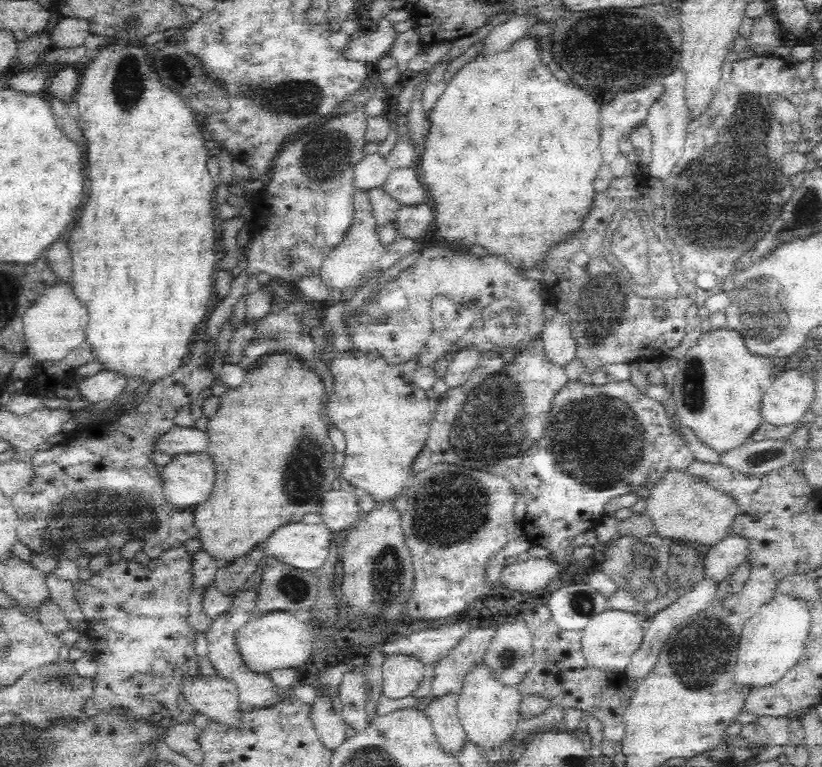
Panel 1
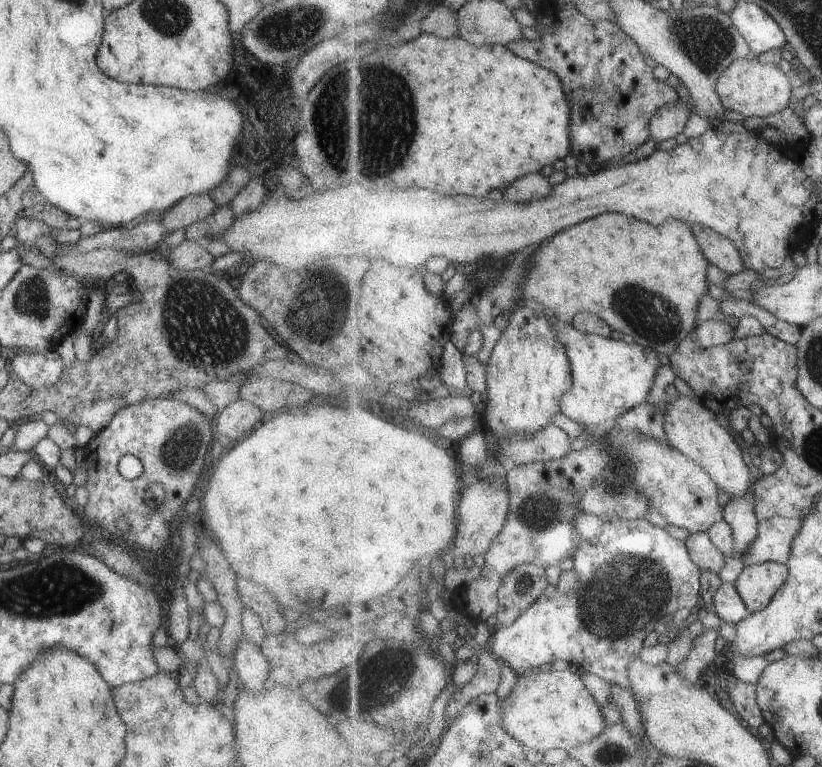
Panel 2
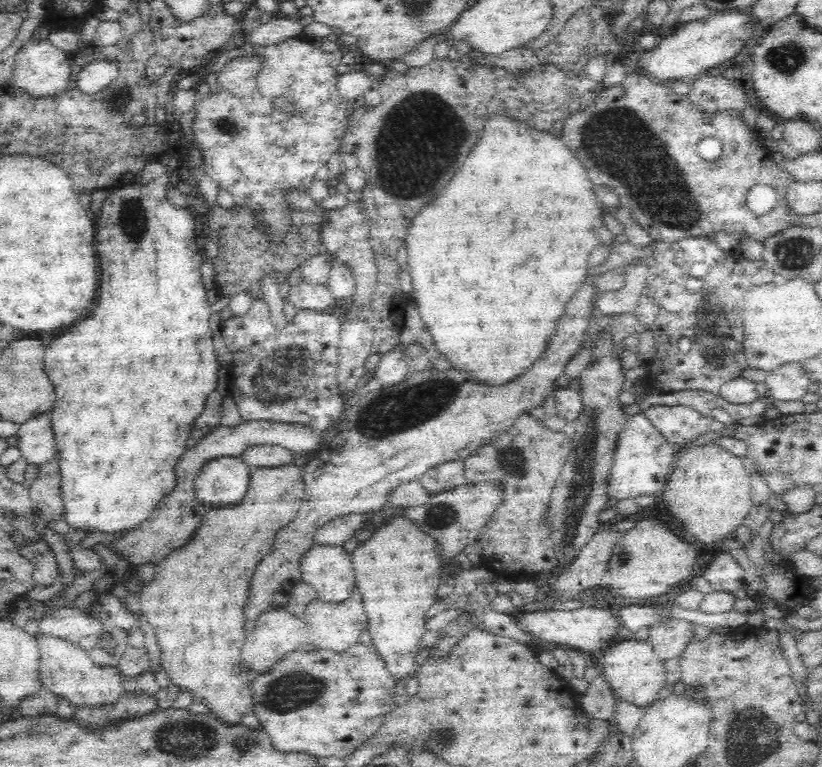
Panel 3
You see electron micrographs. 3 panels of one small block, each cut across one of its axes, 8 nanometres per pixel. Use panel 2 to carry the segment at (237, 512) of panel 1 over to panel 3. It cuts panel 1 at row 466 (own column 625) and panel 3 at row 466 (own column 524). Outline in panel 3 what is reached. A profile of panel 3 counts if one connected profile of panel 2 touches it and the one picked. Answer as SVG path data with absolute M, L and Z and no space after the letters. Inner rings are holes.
M300 465L252 470L243 501L234 508L209 508L196 538L156 566L154 580L138 594L140 611L156 631L160 668L179 693L189 692L226 727L242 725L242 718L256 706L254 682L260 675L250 674L240 656L246 634L246 594L276 533L294 518L303 490Z

